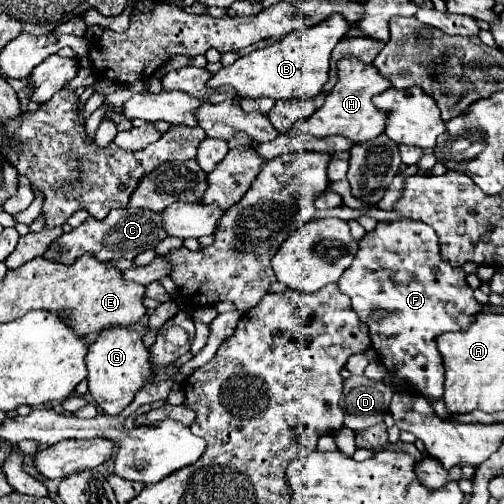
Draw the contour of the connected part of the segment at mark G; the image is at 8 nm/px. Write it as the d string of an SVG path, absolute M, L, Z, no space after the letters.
M110 327L110 329L104 329L96 337L96 341L90 343L88 353L86 353L86 363L88 363L88 377L86 379L88 379L88 389L90 389L92 399L102 407L104 413L118 415L126 405L132 403L136 391L152 377L148 357L150 357L150 351L144 347L142 337L132 327Z

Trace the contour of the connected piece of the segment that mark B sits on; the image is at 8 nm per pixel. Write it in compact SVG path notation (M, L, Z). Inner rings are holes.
M334 13L326 17L322 23L302 29L302 31L292 31L284 35L278 43L252 51L246 57L240 57L236 63L222 67L212 79L208 81L210 89L218 89L222 85L230 85L236 89L236 99L292 99L292 97L302 97L310 99L316 97L324 83L328 81L328 69L330 69L330 53L336 47L336 43L348 33L350 25L348 21L340 15Z

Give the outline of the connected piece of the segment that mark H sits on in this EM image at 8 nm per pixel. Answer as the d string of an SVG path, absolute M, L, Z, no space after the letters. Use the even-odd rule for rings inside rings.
M340 59L338 61L338 83L326 95L324 105L314 115L310 115L306 121L298 121L286 133L290 133L292 137L296 137L298 133L310 133L320 139L330 137L330 135L342 135L350 139L354 145L372 141L384 131L384 115L372 105L372 97L378 93L384 93L388 87L390 83L384 77L380 77L374 65L364 65L358 59Z

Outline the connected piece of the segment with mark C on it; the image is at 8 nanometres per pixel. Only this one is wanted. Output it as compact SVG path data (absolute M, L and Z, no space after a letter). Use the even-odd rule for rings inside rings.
M114 209L102 221L88 217L80 227L62 233L62 237L58 237L58 241L54 241L54 245L50 245L50 249L46 249L42 257L48 261L58 261L62 265L72 265L84 253L94 255L98 261L132 259L146 249L154 249L154 245L164 237L166 233L160 225L160 213L152 213L146 209Z

